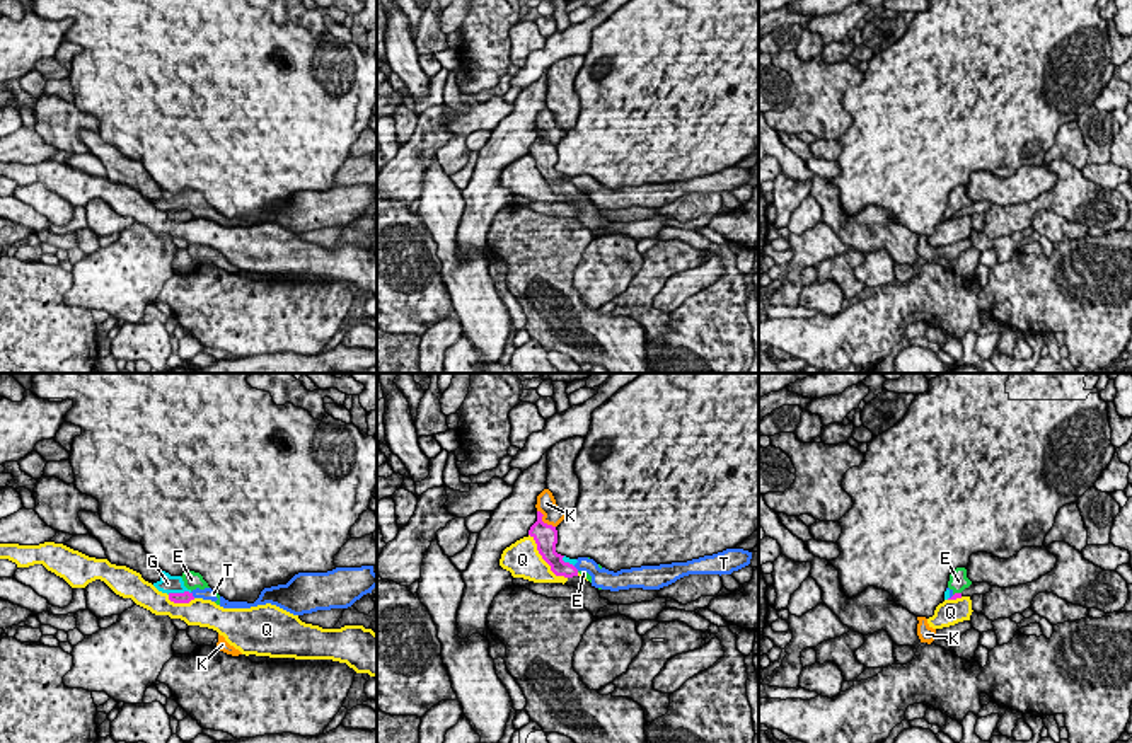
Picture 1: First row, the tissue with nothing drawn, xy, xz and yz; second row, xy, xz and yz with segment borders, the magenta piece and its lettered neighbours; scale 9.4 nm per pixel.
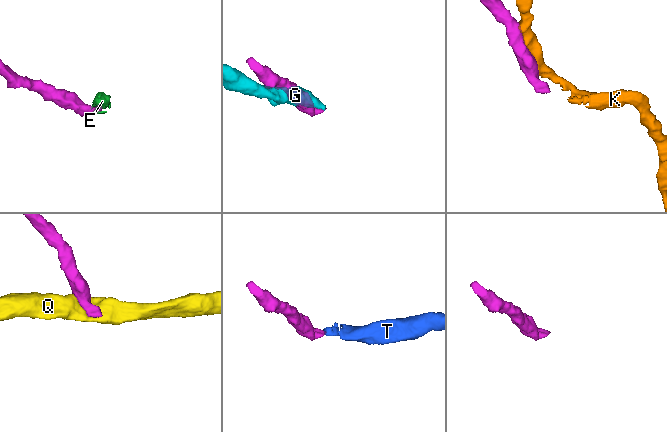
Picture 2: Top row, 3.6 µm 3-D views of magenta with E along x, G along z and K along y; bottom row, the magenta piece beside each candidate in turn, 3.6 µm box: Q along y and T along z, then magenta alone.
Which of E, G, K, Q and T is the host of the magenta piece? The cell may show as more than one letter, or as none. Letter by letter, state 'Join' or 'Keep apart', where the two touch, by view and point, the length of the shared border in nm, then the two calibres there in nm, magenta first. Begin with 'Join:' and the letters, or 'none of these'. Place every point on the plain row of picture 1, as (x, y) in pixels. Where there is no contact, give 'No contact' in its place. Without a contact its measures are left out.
Join: none of these
E: Keep apart. Touches magenta at yz (957, 212). Shared border 90 nm. Thickness 60 nm (magenta) against 180 nm
G: Keep apart. Touches magenta at xy (178, 212). Shared border 220 nm. Thickness 120 nm (magenta) against 170 nm
K: Keep apart. Touches magenta at xz (542, 140). Shared border 240 nm. Thickness 220 nm (magenta) against 190 nm
Q: Keep apart. Touches magenta at xz (542, 176). Shared border 550 nm. Thickness 220 nm (magenta) against 340 nm
T: Keep apart. Touches magenta at xy (191, 213). Shared border 70 nm. Thickness 120 nm (magenta) against 120 nm

